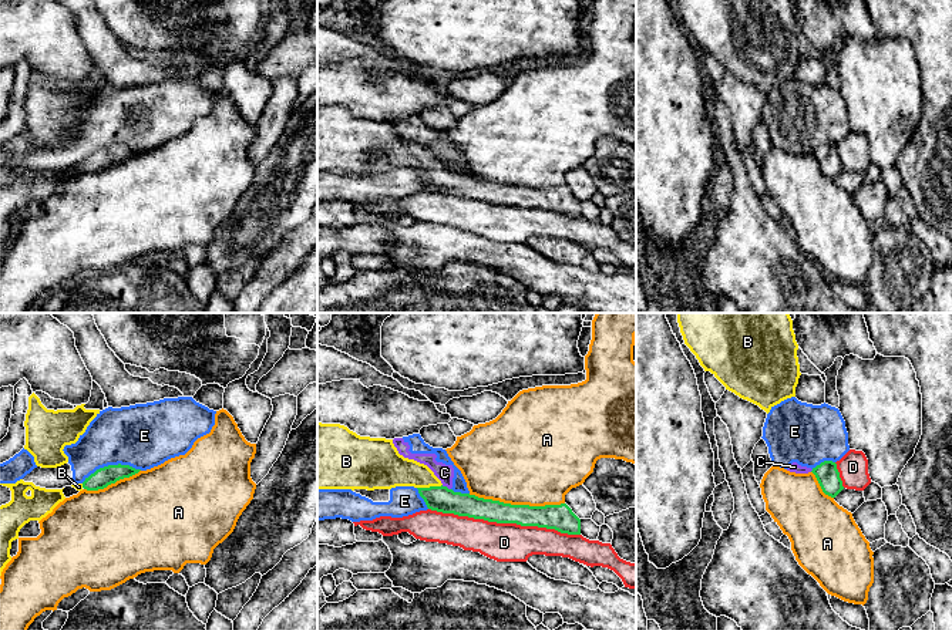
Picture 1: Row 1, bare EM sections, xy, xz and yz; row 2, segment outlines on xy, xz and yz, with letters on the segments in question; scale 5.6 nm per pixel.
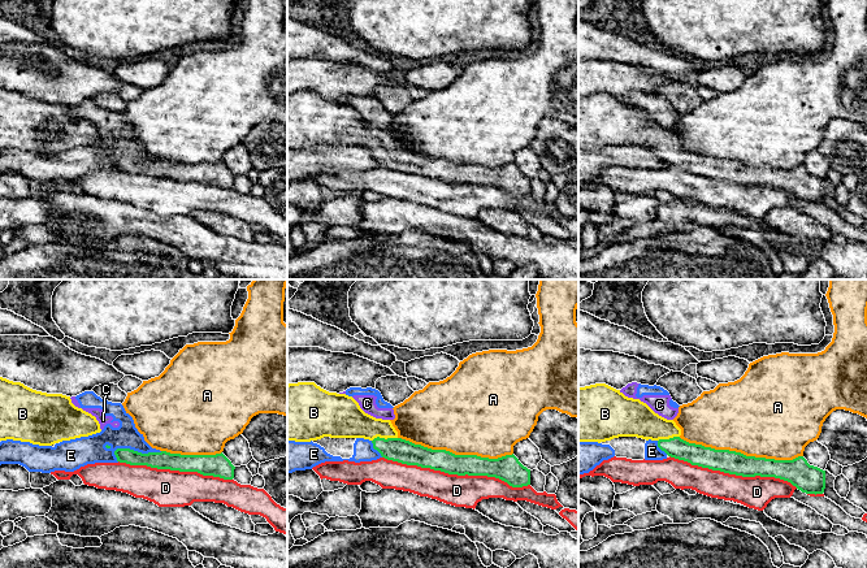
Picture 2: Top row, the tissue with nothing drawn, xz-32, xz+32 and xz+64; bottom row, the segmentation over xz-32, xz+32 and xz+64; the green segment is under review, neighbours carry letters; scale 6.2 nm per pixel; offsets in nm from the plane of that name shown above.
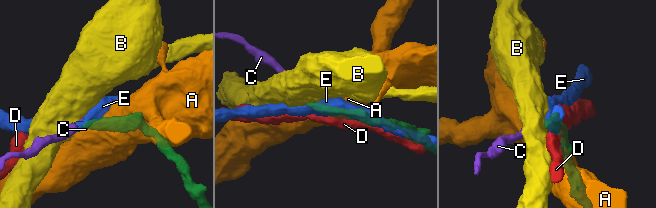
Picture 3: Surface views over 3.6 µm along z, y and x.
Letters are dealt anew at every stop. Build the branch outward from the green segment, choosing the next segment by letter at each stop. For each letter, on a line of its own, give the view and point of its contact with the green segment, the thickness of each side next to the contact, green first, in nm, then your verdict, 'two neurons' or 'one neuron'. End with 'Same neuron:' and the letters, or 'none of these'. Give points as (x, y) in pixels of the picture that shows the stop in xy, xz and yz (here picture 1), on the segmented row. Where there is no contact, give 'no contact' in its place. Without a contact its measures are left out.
A: xz (517, 505) | 140/500 nm | two neurons
B: xz (430, 487) | 140/200 nm | one neuron
C: xz (446, 487) | 140/100 nm | two neurons
D: xz (504, 522) | 130/220 nm | two neurons
E: xy (111, 465) | 110/360 nm | two neurons
Same neuron: B

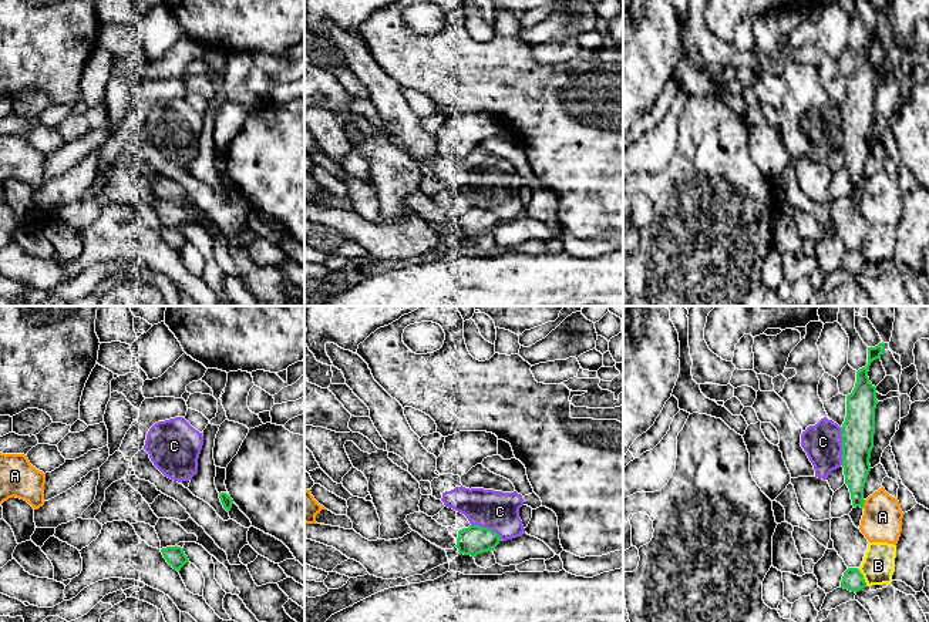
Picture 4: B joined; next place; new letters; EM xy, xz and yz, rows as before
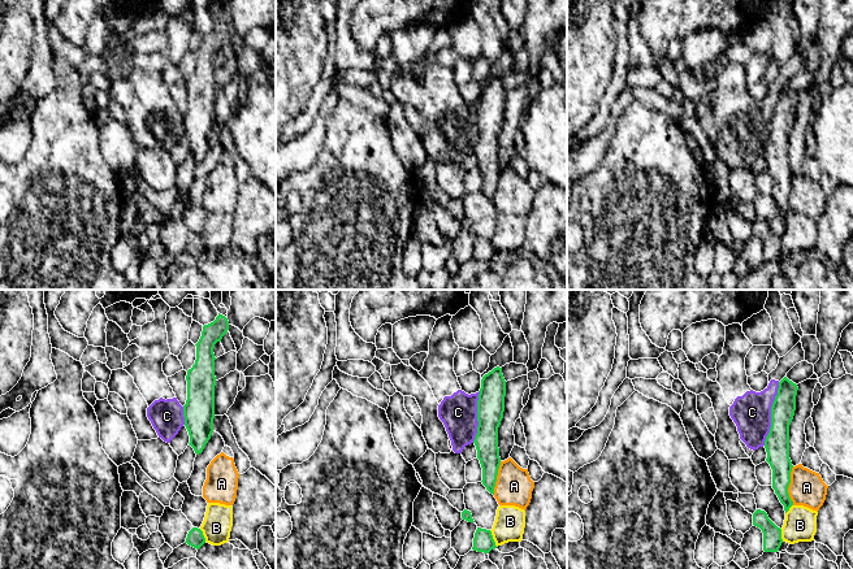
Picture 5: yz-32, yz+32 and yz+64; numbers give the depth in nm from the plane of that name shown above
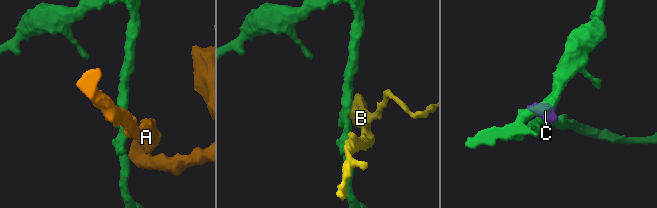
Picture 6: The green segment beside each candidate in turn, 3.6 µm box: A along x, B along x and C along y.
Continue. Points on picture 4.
A: yz (864, 503) | 160/220 nm | two neurons
B: yz (862, 577) | 120/190 nm | two neurons
C: yz (842, 446) | 180/200 nm | two neurons
Same neuron: none of these

